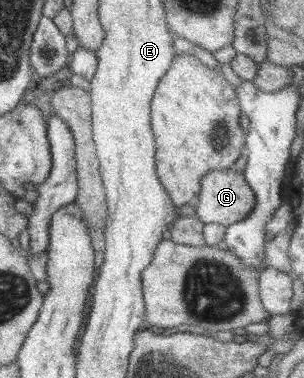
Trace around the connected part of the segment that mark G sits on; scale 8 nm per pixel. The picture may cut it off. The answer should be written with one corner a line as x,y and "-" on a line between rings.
218,169
210,171
203,176
200,182
200,193
198,194
199,203
195,208
196,216
204,224
215,223
229,226
241,222
251,214
255,208
255,193
247,184
242,172
234,169

